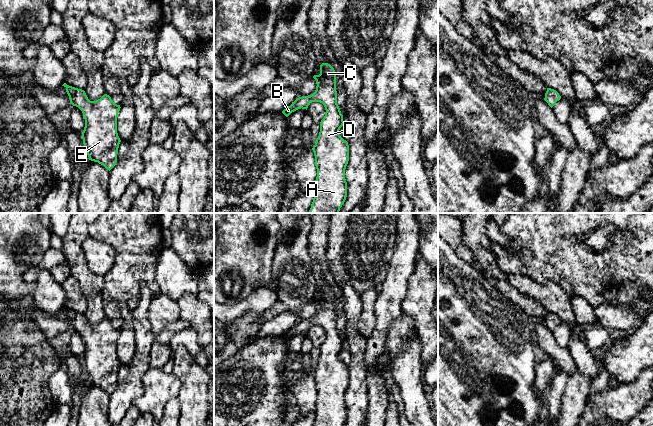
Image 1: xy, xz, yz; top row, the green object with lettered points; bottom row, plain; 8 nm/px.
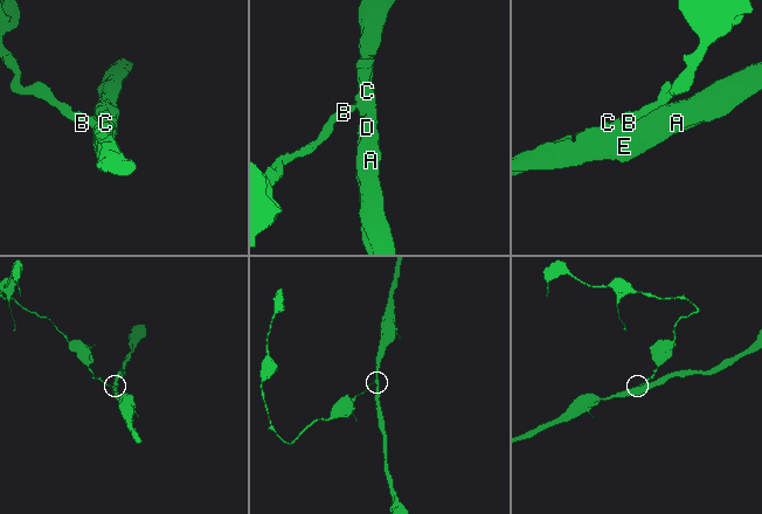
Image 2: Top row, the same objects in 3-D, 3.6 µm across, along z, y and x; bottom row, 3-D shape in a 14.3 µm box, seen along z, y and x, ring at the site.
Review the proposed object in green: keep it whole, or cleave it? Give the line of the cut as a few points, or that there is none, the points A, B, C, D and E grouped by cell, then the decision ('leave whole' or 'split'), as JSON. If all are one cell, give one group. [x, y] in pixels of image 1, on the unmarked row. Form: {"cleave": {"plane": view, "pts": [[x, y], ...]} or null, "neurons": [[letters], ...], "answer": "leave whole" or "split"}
{"cleave": null, "neurons": [["A", "B", "C", "D", "E"]], "answer": "leave whole"}

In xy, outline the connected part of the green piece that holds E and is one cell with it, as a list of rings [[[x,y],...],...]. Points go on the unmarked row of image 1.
[[[64,307],[70,327],[78,331],[85,343],[82,363],[89,384],[98,386],[107,394],[117,387],[117,378],[121,366],[117,357],[117,341],[120,329],[104,318],[96,325],[90,325],[84,314]]]

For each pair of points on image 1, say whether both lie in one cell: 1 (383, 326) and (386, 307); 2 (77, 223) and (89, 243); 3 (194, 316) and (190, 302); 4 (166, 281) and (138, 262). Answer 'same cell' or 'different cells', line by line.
1: same cell
2: different cells
3: same cell
4: different cells

